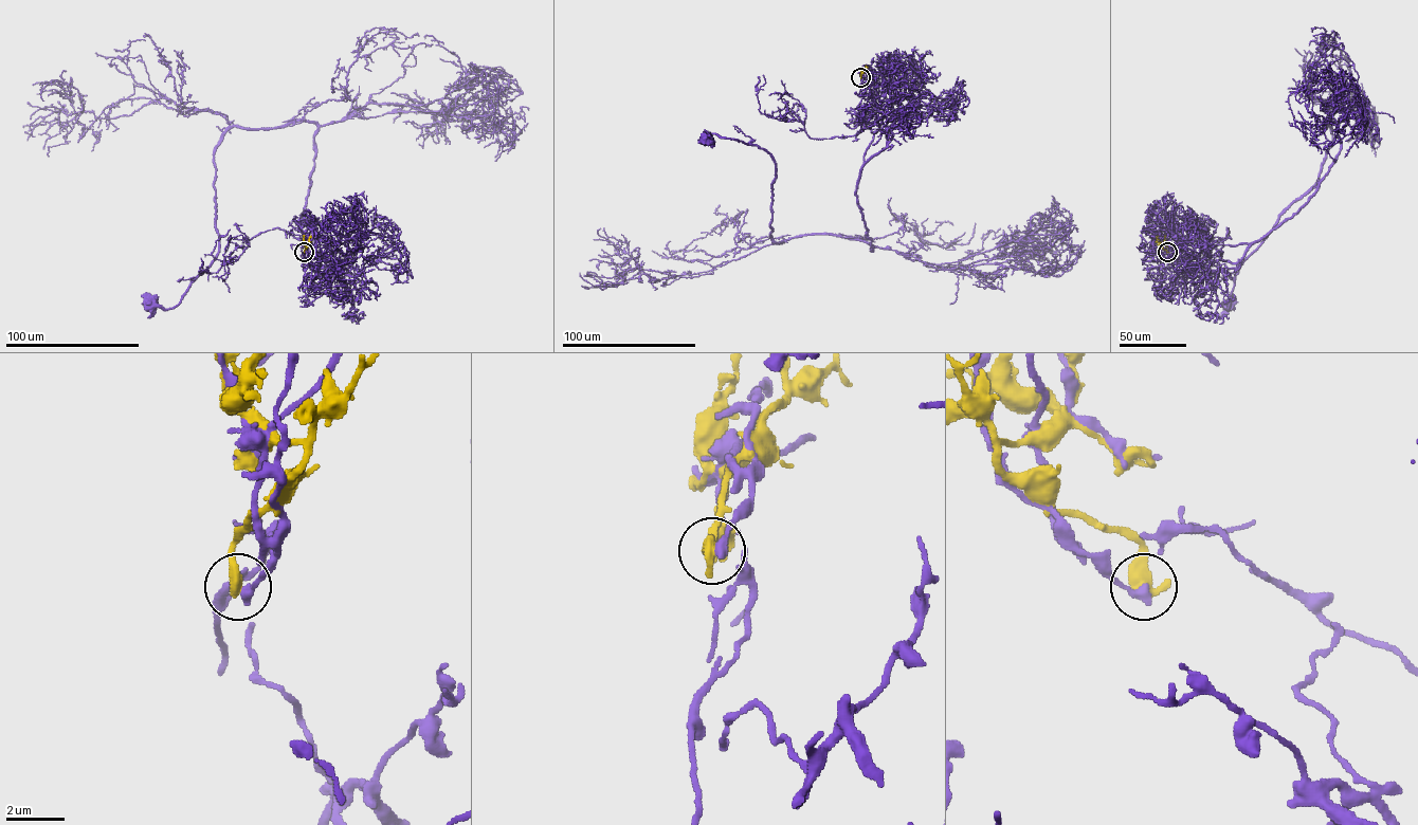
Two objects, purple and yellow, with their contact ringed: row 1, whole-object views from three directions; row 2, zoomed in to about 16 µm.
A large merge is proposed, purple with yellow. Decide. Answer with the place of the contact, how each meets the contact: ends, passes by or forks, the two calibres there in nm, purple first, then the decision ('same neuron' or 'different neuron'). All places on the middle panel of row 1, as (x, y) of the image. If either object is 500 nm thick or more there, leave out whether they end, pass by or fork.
at (860, 77); 320 nm thick on the purple side, 550 nm on the other; different neuron

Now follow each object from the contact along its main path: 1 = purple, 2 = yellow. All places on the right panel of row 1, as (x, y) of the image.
1: (1167, 252), (1167, 227), (1180, 245), (1237, 245), (1289, 219), (1340, 150), (1333, 122), (1319, 181), (1226, 304)
2: (1166, 252), (1156, 241), (1158, 236)

